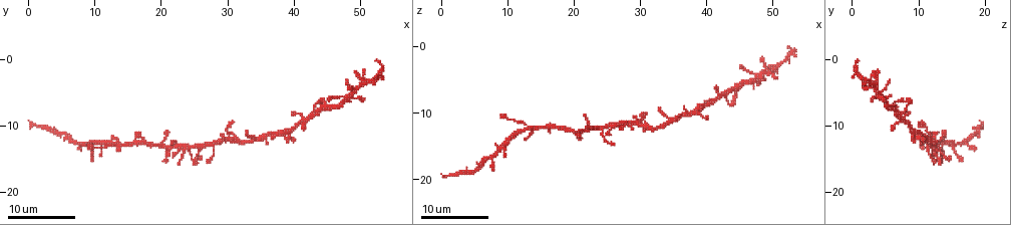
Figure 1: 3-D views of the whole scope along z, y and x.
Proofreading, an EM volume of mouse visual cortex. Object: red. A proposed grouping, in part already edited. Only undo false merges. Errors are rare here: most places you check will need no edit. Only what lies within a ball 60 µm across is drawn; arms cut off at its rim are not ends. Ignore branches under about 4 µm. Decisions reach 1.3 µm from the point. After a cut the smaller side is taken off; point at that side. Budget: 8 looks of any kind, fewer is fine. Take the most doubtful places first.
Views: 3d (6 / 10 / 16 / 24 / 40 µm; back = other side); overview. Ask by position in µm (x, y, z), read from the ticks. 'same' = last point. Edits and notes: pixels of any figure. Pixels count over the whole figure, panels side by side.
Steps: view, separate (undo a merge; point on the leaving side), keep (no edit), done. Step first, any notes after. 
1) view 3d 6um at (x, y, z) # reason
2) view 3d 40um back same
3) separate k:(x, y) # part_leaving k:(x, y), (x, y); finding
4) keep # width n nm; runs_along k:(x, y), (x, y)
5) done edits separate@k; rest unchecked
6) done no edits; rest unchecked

view 3d 24um at (13.5, 13.0, 12.5) # thin arm on a thick one

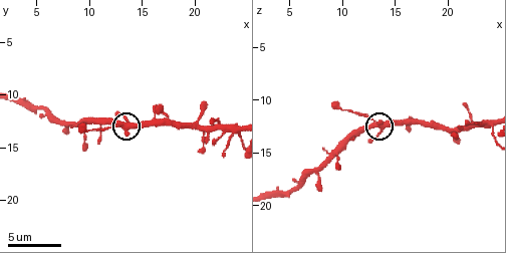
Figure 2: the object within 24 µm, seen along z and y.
view 3d 10um at (13.2, 12.6, 12.2) # zoom in

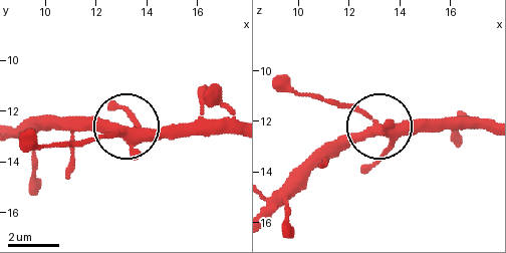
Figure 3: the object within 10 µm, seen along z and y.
keep # side_arm 5 um; runs_along 3:(233, 132), (122, 129), (72, 144); one neuron here

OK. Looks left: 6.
view 3d 10um at (24.2, 13.4, 12.6) # four arms meet

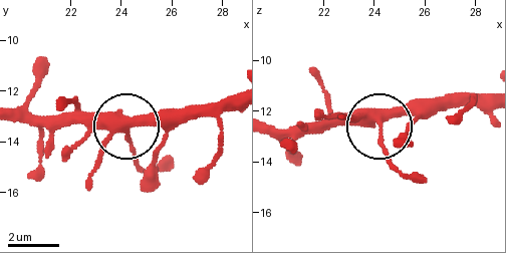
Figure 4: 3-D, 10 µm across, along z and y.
keep # runs_along 4:(233, 97), (136, 119), (130, 131), (136, 167); continuous, no second neuron

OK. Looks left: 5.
view 3d 16um at (30.0, 12.0, 11.5)

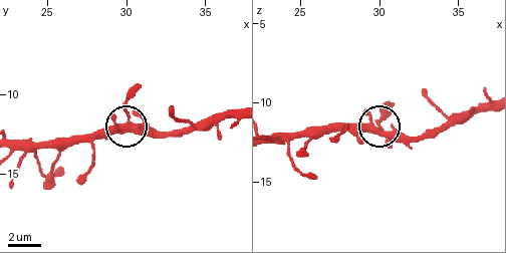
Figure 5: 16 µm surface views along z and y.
view 3d 10um at (30.0, 12.2, 11.7)

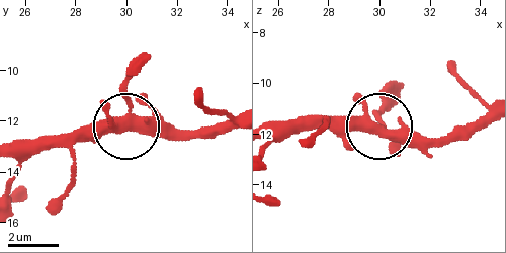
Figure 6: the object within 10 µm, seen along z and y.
keep # arms 4; runs_along 6:(367, 128), (404, 128), (436, 141), (460, 141); one neuron here

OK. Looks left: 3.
view 3d 6um at (5.4, 11.2, 18.4)

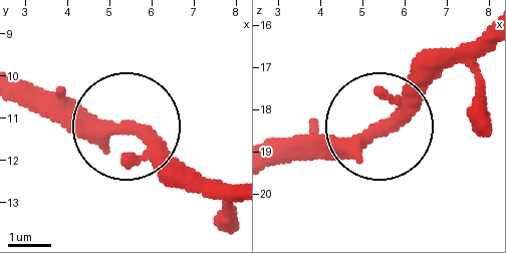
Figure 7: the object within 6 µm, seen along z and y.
view 3d 6um back at (5.50, 11.25, 18.35)

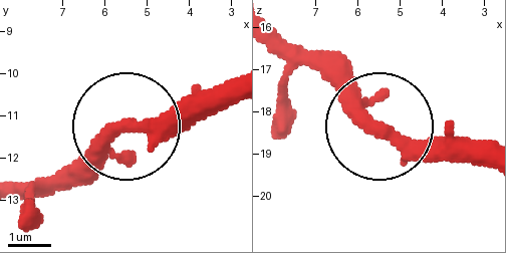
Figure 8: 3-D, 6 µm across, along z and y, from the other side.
keep # arms 3; continuous, no second neuron

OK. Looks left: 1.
done no edits; rest unchecked

